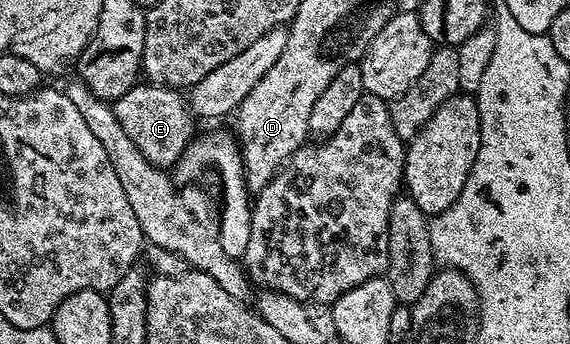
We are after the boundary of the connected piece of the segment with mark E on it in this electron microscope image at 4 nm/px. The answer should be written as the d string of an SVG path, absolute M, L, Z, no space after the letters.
M136 84L125 92L125 96L115 99L113 109L125 136L133 140L149 164L164 168L174 167L185 152L188 142L196 137L196 119L193 117L184 95L167 86Z

